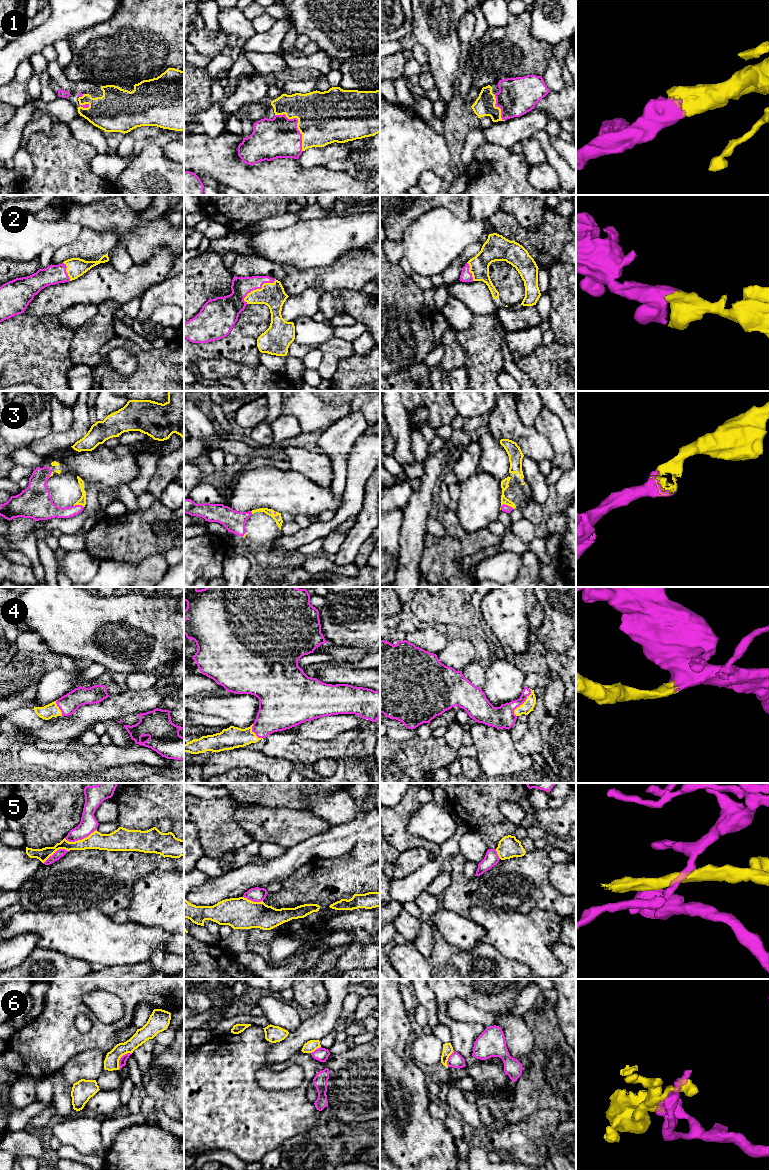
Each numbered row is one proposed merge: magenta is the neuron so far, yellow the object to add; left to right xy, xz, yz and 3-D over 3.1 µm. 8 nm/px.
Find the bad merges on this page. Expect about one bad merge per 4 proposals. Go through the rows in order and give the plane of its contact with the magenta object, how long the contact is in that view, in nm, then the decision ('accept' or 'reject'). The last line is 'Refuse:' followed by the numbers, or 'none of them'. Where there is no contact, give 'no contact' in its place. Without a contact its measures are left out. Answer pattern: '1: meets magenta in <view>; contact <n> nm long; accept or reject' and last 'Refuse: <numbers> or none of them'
1: meets magenta in xz; contact 380 nm long; accept
2: meets magenta in xz; contact 320 nm long; accept
3: meets magenta in yz; contact 110 nm long; accept
4: meets magenta in yz; contact 260 nm long; accept
5: meets magenta in xy; contact 280 nm long; reject
6: meets magenta in xy; contact 170 nm long; reject
Refuse: 5, 6

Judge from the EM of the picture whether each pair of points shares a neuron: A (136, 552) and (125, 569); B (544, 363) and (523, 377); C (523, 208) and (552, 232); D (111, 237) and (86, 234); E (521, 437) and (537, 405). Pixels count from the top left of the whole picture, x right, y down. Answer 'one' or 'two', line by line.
A: two
B: two
C: two
D: one
E: two

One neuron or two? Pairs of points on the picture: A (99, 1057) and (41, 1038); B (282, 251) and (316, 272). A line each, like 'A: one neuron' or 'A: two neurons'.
A: two neurons
B: two neurons

